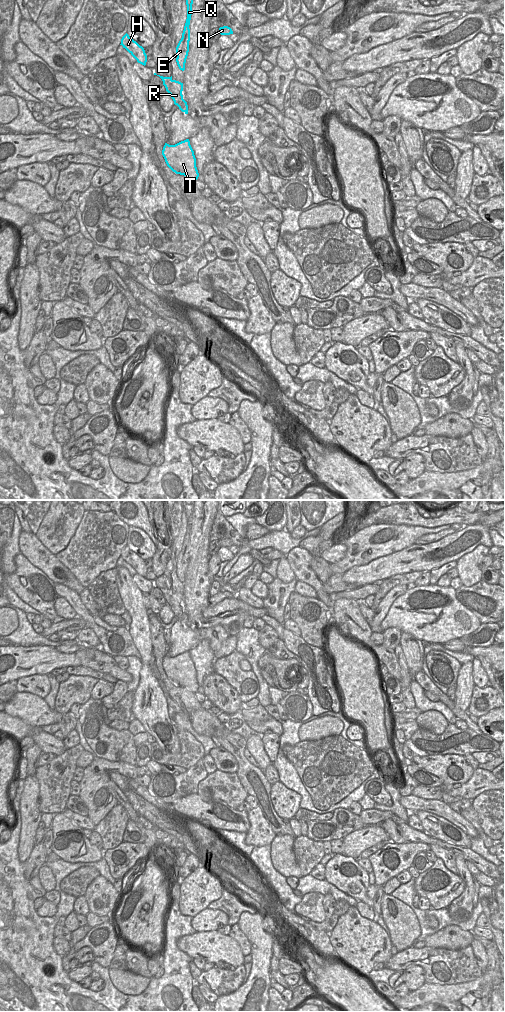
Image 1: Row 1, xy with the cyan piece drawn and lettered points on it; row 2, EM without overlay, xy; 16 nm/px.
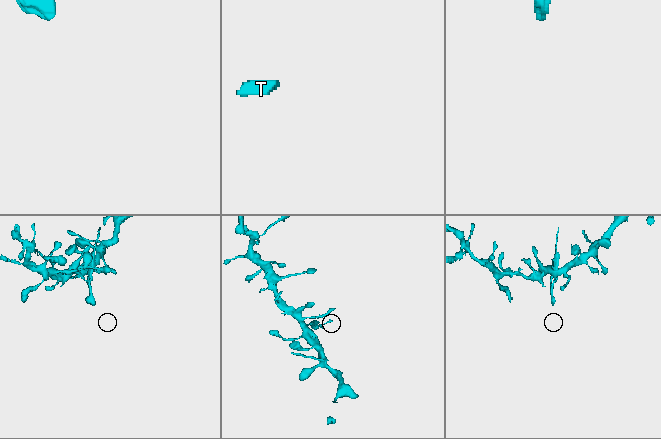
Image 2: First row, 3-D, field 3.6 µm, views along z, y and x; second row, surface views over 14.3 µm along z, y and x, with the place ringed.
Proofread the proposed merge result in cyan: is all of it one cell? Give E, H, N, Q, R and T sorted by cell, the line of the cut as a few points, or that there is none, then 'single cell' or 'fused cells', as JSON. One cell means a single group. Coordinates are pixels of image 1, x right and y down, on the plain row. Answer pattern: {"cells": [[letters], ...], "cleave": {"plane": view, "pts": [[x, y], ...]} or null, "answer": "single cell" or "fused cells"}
{"cells": [["E", "N", "Q", "R", "T"], ["H"]], "cleave": {"plane": "xy", "pts": [[173, 592], [169, 605]]}, "answer": "fused cells"}

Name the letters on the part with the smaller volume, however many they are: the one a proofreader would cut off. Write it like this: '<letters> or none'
E, N, Q, R, T

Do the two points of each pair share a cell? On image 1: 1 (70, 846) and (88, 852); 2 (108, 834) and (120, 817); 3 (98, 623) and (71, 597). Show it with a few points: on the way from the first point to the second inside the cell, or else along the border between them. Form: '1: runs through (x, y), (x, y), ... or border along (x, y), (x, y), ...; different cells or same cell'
1: runs through (74, 847), (84, 851); same cell
2: runs through (111, 830), (116, 821); same cell
3: runs through (91, 620), (76, 604); same cell

